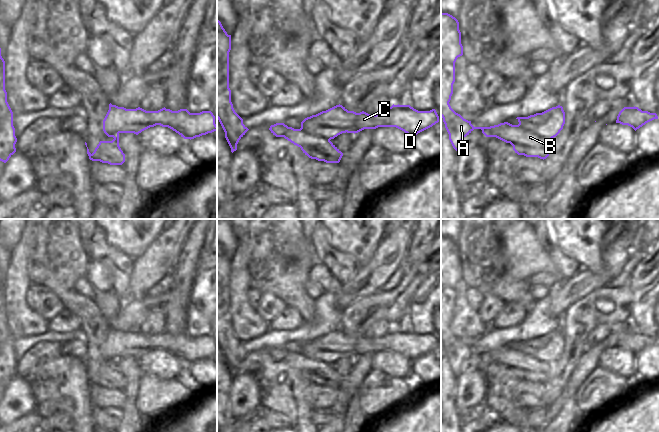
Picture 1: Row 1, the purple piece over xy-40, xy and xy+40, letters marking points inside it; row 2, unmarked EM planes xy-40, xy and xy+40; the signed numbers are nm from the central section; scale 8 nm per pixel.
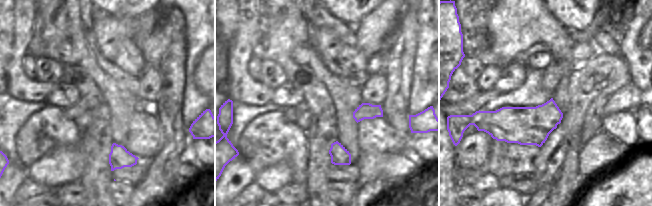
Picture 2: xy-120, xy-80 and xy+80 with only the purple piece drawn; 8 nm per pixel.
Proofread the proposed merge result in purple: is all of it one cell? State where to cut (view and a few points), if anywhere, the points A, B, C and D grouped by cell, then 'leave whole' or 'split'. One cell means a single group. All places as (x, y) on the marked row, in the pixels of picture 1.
cut in xy+40 along (518, 118), (546, 118), (550, 122), (550, 128), (559, 131); A B / C D; split

